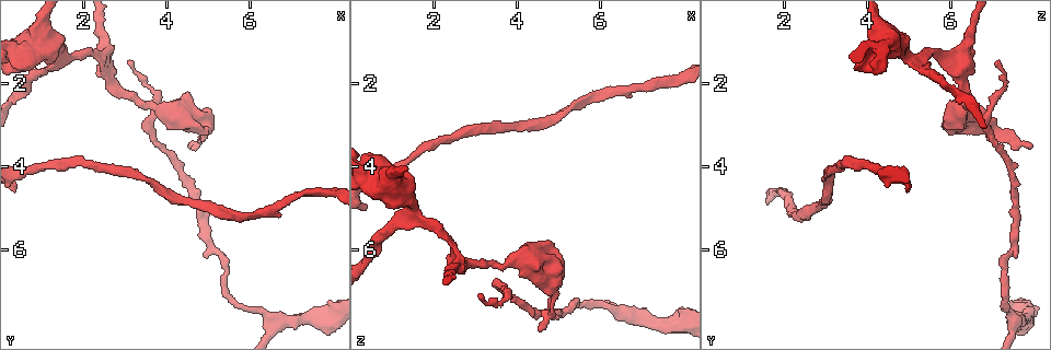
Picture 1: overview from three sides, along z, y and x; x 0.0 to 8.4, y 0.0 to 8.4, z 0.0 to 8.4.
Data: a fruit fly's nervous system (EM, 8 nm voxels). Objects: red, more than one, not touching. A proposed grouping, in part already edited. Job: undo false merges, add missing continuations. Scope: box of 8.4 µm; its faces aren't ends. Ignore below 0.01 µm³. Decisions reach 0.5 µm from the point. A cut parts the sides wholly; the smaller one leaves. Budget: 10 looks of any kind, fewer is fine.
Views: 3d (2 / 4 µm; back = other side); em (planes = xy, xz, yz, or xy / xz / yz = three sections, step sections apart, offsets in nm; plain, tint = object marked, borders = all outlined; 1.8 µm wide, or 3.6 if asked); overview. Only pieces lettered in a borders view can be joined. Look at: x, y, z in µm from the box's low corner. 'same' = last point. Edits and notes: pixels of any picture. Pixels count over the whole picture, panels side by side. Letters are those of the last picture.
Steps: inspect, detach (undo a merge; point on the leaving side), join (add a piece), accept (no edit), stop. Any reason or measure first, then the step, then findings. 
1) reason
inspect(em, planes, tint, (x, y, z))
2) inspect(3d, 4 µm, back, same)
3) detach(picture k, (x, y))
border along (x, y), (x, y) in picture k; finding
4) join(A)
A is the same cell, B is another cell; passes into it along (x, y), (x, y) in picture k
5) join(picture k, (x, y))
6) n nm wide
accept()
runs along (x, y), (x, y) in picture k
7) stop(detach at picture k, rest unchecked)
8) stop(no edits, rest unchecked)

an open end
inspect(em, 3.6 µm, yz, step 8, tint, (4.85, 3.10, 5.85))

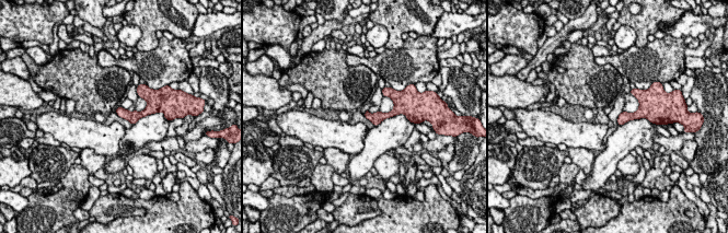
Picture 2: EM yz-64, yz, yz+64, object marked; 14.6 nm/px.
inspect(em, 3.6 µm, xy, step 8, borders, same)

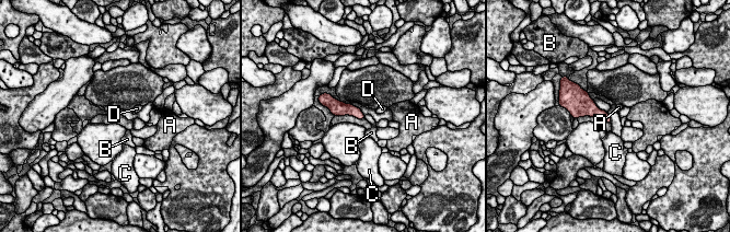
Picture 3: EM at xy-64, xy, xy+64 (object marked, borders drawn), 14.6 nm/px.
accept()
A, B, C and D are other cells; none of them fits

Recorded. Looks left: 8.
inspect(em, yz, step 16, tint, (1.55, 1.35, 5.10))

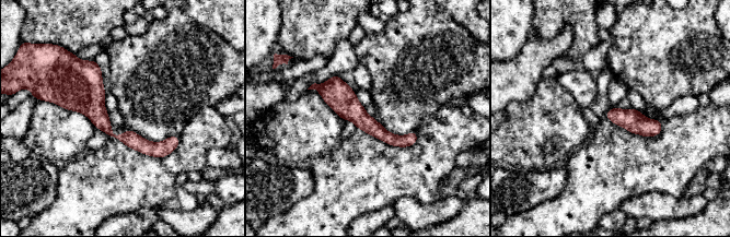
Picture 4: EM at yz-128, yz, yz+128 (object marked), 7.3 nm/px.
inspect(em, planes, borders, same)

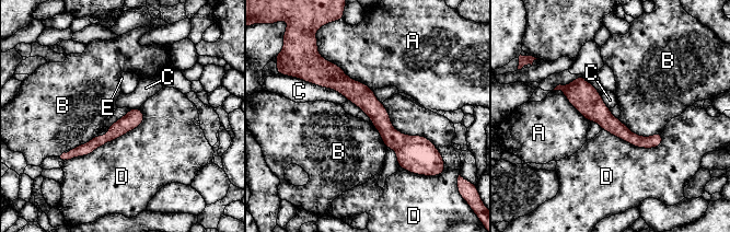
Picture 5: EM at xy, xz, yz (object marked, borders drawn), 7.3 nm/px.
D touches over 650 nm
accept()
A, B, C, D and E are other cells; one neuron here

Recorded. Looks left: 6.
thin end
inspect(3d, 2 µm, (3.10, 1.45, 7.20))

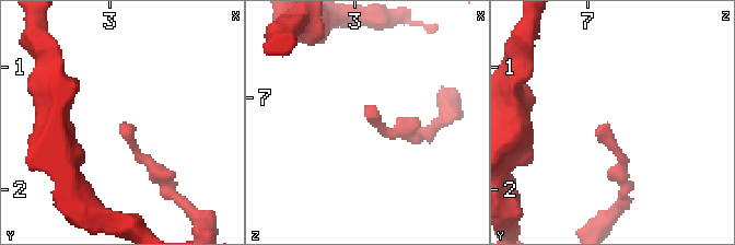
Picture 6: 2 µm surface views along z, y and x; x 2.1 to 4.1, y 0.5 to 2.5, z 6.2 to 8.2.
now the EM
inspect(em, 3.6 µm, planes, plain, (3.08, 1.48, 7.18))

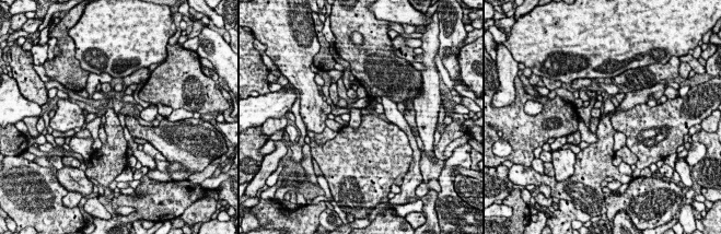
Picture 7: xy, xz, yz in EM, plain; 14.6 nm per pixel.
inspect(em, 3.6 µm, planes, borders, same)

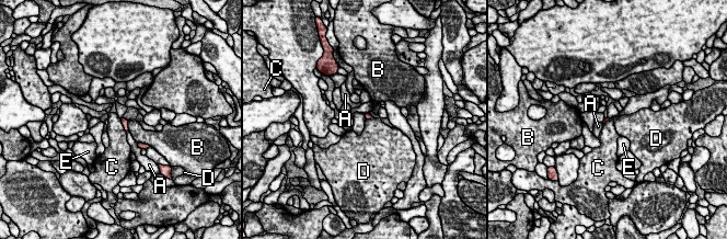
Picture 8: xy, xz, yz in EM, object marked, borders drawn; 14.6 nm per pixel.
accept()
A, B, C, D and E are other cells; border along (119, 118), (126, 133) in picture 8; none of them fits

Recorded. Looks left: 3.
branch stops here
inspect(em, yz, step 16, tint, (4.55, 3.55, 7.95))

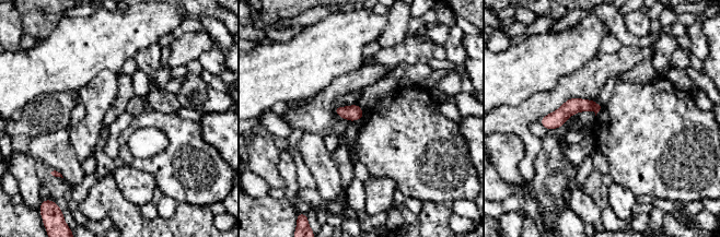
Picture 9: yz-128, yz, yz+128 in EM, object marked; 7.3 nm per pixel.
cut it another way
inspect(em, planes, borders, same)

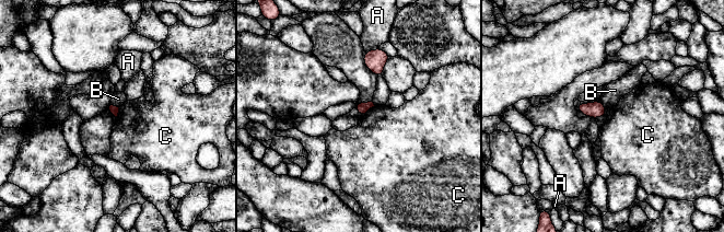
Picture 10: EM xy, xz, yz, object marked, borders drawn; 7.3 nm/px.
accept()
A, B and C are other cells; border along (375, 105), (361, 117) in picture 10; no lettered piece goes on from it

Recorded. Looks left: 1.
stop(no edits, rest unchecked)

